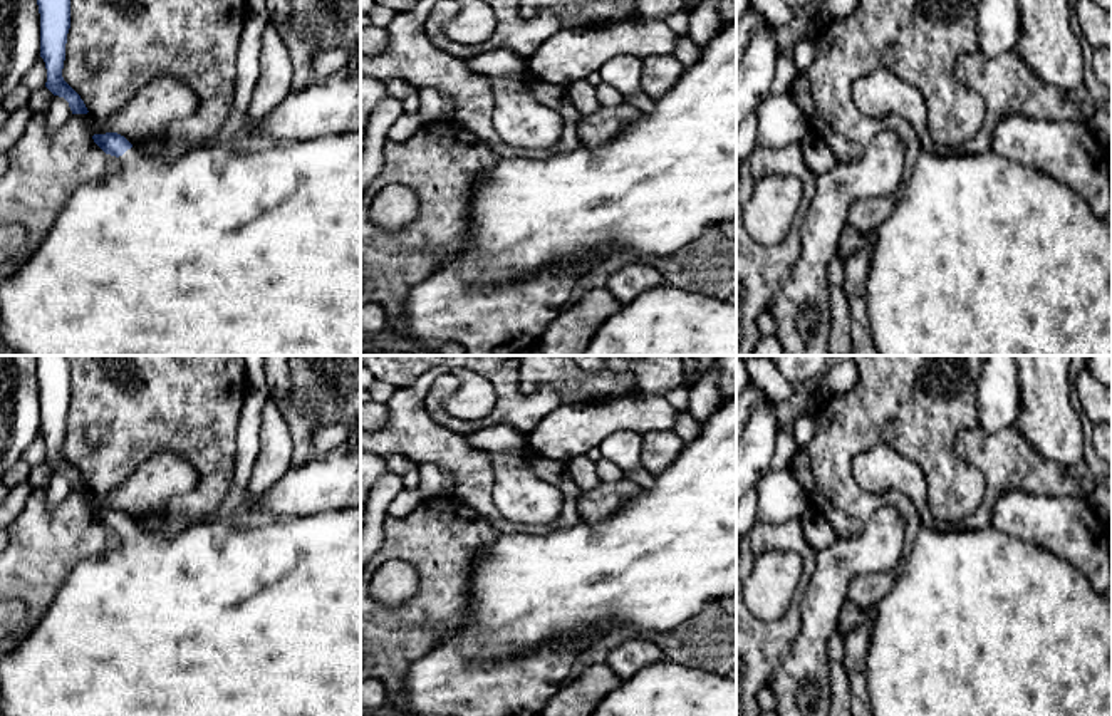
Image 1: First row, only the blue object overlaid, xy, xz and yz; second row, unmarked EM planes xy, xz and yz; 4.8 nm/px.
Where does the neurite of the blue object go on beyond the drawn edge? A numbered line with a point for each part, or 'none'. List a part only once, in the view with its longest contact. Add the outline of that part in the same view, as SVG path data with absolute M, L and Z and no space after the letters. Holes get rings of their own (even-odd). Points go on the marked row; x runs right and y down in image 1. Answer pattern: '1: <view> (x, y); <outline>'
1: xy (222, 252); M247 0L245 25L240 37L236 57L235 97L225 126L206 143L191 144L178 159L164 161L139 154L134 146L119 156L119 169L102 181L89 181L81 186L55 220L40 246L27 258L20 258L10 277L0 285L0 340L2 347L12 349L17 355L361 355L361 131L337 136L325 136L307 141L278 143L265 151L240 151L235 146L236 134L247 126L247 109L260 77L260 55L263 30L272 27L265 0Z

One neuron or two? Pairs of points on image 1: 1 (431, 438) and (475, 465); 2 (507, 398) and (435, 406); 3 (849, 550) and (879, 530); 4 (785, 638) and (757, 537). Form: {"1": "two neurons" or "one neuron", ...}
{"1": "one neuron", "2": "one neuron", "3": "one neuron", "4": "one neuron"}

